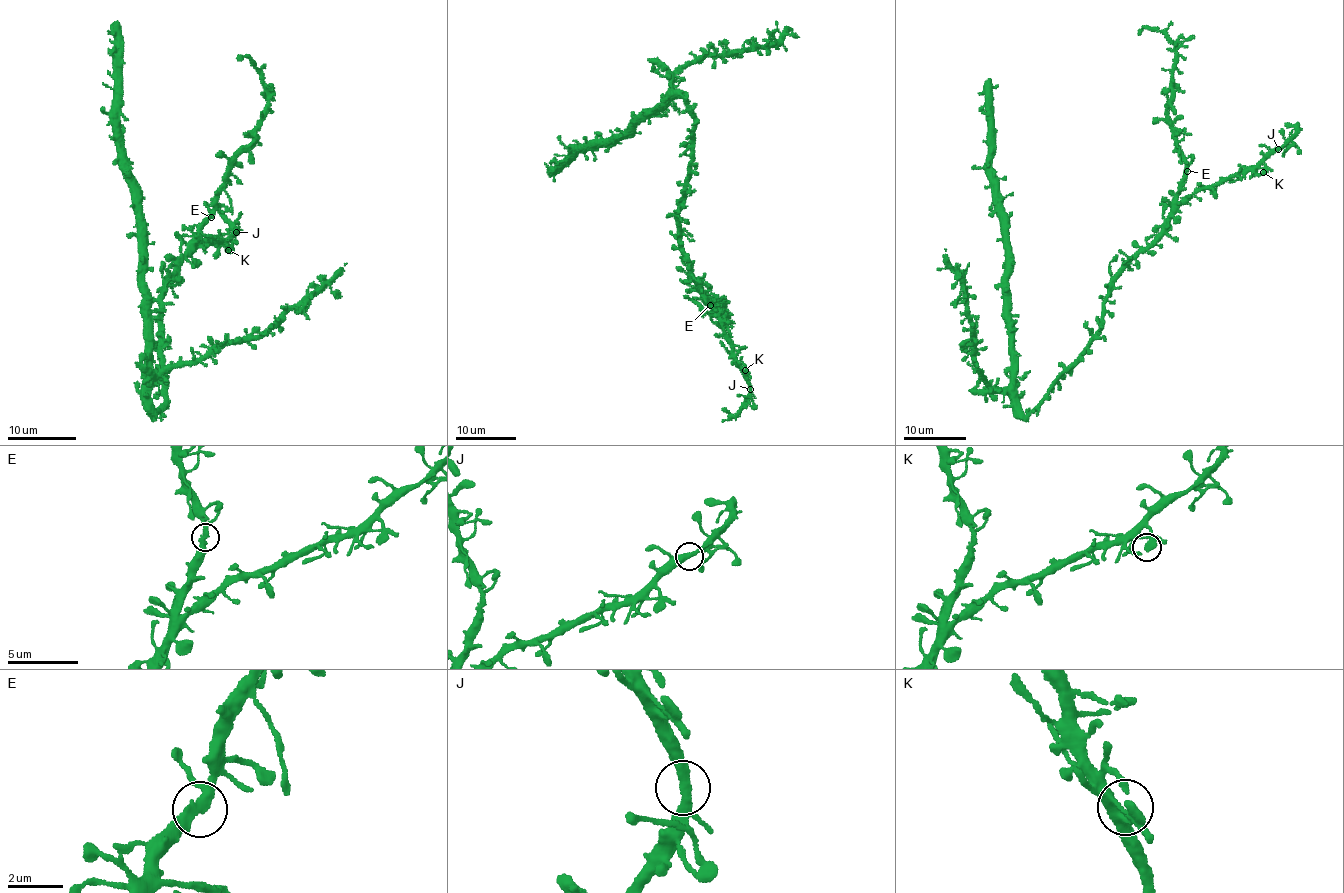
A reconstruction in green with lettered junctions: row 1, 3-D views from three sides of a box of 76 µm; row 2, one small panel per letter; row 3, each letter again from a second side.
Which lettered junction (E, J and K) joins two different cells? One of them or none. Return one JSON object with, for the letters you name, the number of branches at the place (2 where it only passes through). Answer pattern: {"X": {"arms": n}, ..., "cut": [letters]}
{"cut": []}

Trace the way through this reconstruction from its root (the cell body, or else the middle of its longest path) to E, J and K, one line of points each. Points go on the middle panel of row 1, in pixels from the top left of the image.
E: (694, 151), (685, 193), (674, 217), (678, 242), (691, 276), (701, 295), (710, 304)
J: (694, 151), (685, 193), (674, 217), (678, 242), (692, 275), (719, 320), (733, 357), (750, 389)
K: (694, 151), (685, 193), (674, 217), (678, 242), (692, 275), (719, 320), (732, 352), (744, 364), (745, 370)

